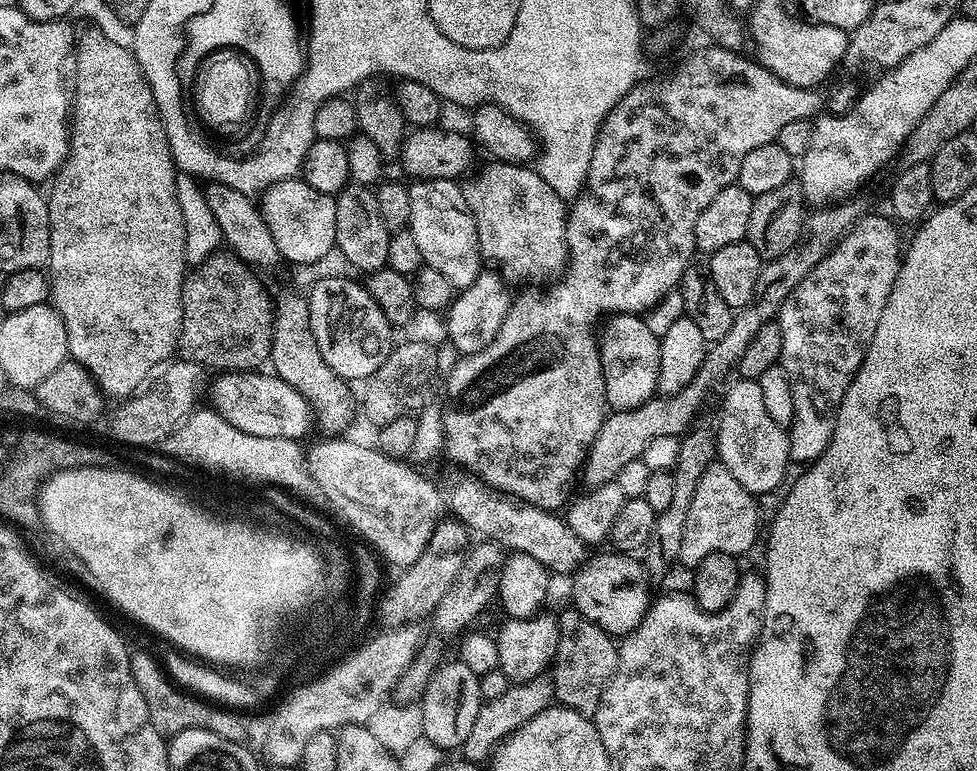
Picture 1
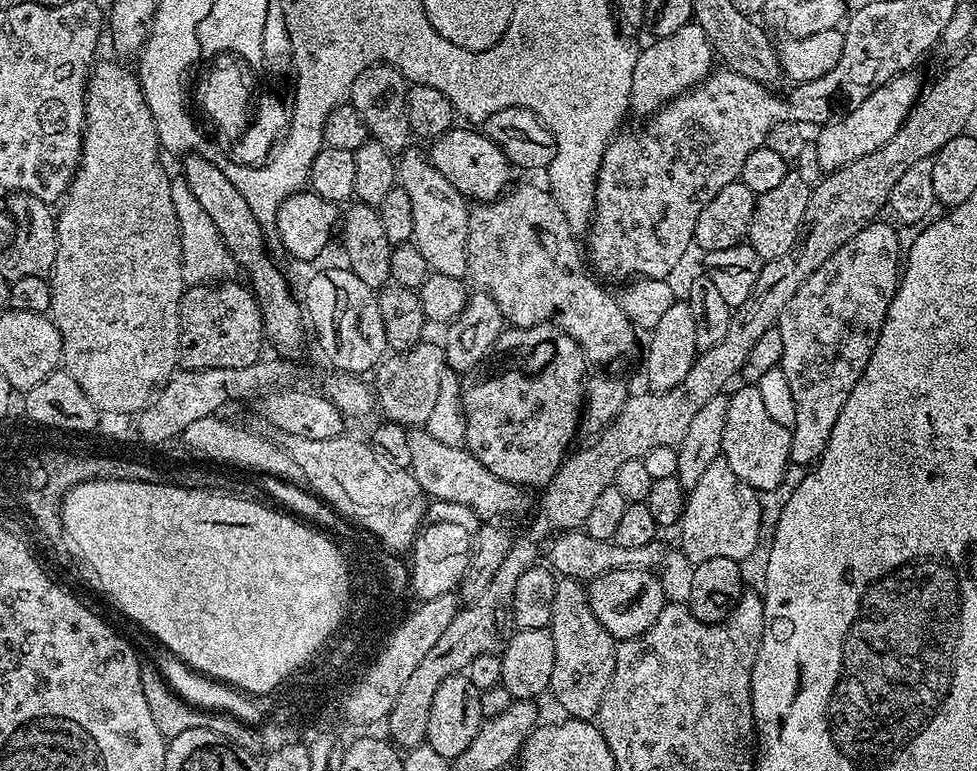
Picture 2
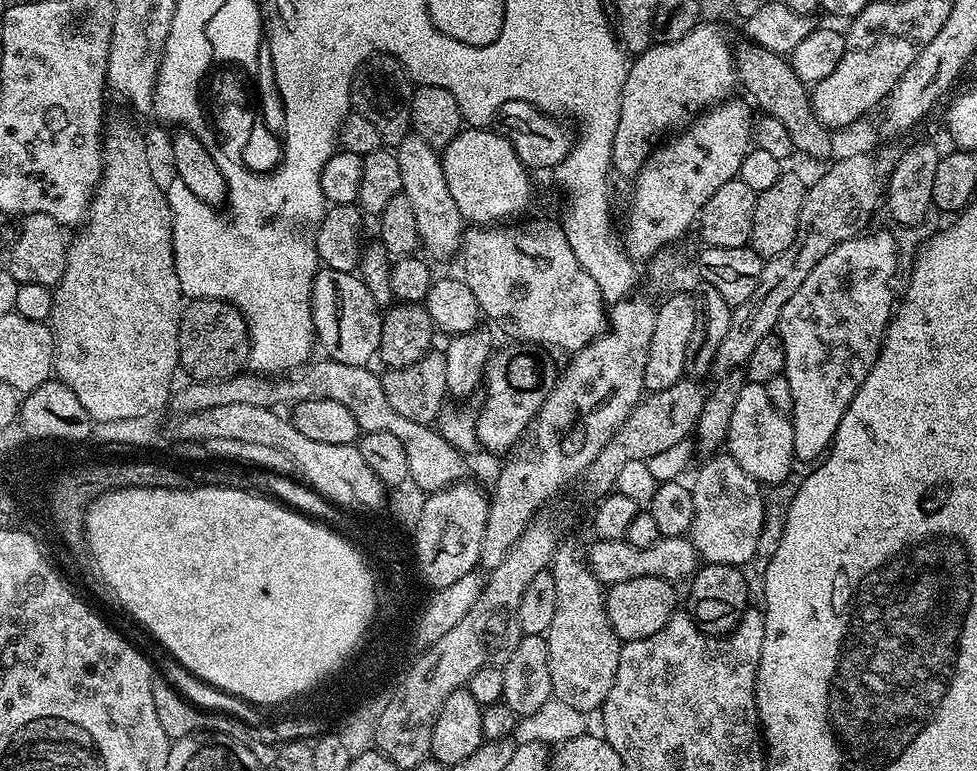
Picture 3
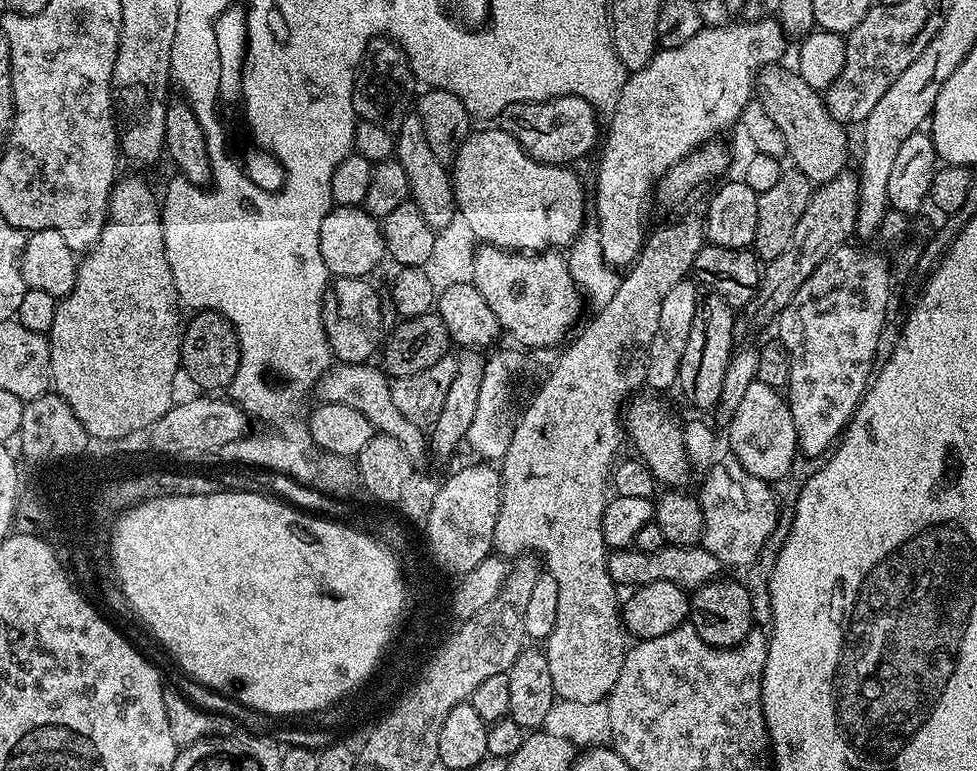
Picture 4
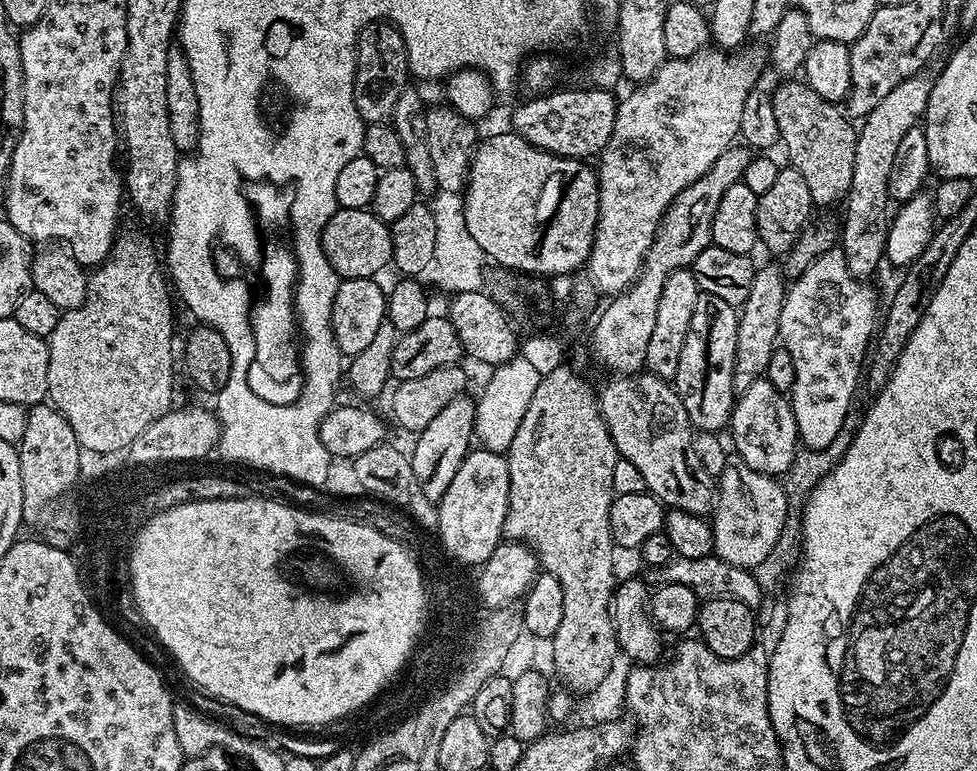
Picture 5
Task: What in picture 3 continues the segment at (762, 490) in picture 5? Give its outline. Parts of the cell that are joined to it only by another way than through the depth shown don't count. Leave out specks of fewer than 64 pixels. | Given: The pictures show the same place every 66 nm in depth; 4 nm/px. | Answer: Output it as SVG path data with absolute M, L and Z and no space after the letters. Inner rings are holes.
M716 454L703 463L696 481L690 484L694 498L692 545L703 563L742 566L756 552L758 534L762 534L764 492L732 456Z

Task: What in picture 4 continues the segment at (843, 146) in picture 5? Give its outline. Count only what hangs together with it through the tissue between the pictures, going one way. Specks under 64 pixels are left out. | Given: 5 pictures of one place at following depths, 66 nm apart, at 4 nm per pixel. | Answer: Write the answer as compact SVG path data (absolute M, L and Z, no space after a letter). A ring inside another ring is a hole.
M779 63L768 65L767 68L761 68L756 74L754 81L754 96L759 100L762 106L766 106L766 114L770 114L771 120L781 128L782 135L786 138L787 159L792 159L795 171L806 174L806 178L814 186L819 186L830 182L839 172L845 171L848 164L848 136L845 125L839 124L830 114L830 110L824 105L824 97L817 89L812 88L801 78L799 71L791 67L780 68Z

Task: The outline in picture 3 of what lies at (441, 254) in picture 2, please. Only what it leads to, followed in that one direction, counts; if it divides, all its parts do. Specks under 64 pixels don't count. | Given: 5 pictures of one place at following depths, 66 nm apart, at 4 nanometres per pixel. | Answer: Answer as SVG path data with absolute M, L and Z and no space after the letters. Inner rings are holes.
M409 131L408 136L395 145L394 151L402 174L402 194L410 198L414 215L418 218L418 234L423 251L428 251L429 257L452 256L455 252L457 255L462 248L466 221L454 202L454 194L450 194L450 186L446 186L446 174L442 174L437 149L430 147L426 138L417 132Z

